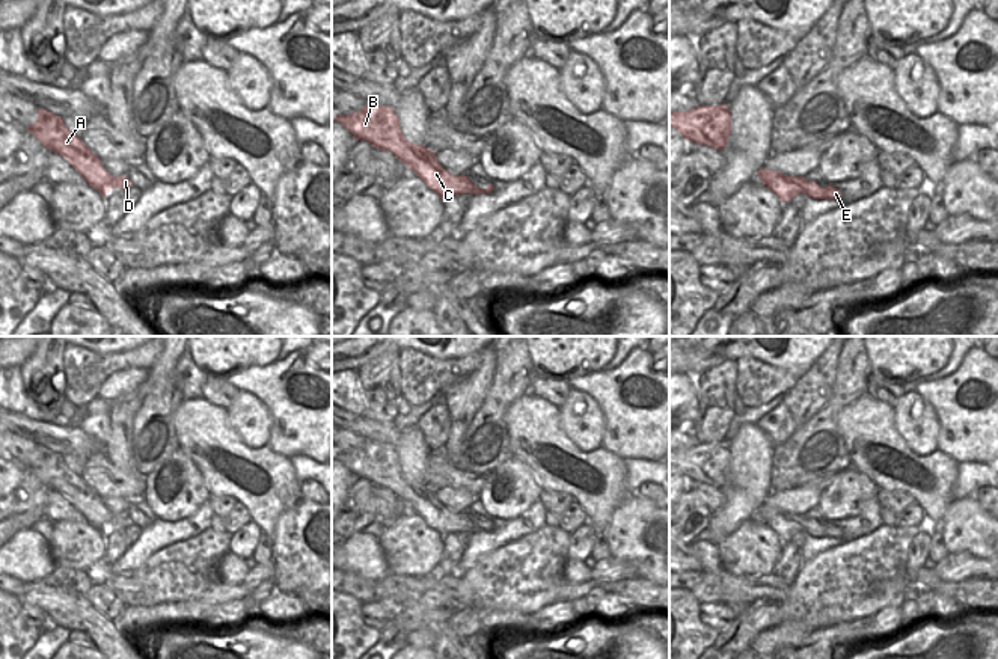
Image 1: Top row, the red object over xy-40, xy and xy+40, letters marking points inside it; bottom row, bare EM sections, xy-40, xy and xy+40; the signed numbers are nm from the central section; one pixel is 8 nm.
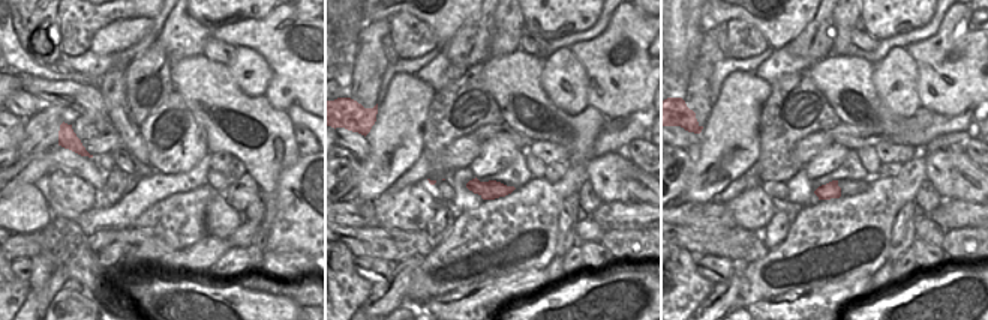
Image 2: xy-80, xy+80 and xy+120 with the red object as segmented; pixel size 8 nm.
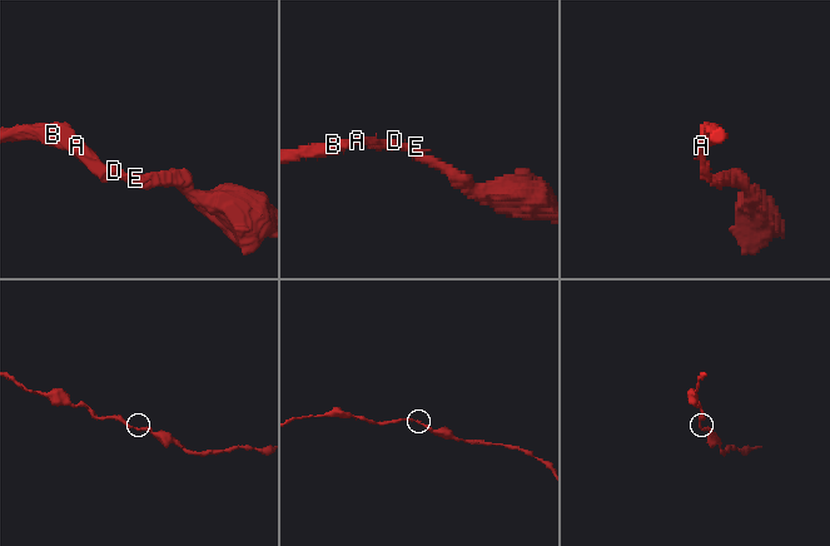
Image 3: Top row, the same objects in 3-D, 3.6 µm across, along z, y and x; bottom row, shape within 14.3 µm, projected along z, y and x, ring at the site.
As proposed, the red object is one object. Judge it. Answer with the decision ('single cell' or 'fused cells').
single cell

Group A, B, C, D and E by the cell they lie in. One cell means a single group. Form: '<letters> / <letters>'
A B C D E

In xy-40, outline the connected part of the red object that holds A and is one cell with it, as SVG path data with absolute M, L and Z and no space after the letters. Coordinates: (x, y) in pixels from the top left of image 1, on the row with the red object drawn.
M39 109L38 121L30 124L26 131L32 133L51 152L63 157L103 198L112 189L133 187L127 176L112 176L101 160L81 142L81 137L65 127L63 118Z

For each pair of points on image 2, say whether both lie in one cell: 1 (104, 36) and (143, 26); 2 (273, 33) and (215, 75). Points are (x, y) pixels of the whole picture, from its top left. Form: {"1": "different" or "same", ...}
{"1": "same", "2": "different"}

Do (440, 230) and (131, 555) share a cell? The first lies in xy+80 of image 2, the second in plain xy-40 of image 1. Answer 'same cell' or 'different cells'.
different cells

